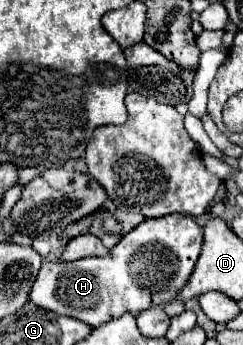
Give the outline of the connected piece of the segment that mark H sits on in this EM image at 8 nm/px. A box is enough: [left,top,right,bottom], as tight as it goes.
[28,216,202,326]

